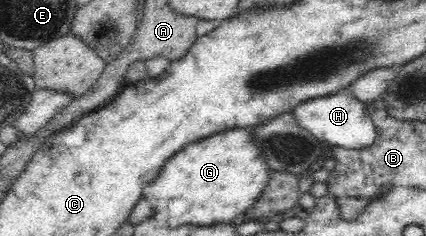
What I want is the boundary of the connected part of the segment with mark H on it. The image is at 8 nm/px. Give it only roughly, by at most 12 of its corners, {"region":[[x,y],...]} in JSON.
{"region":[[347,89],[295,106],[300,127],[334,147],[372,146],[370,104]]}

